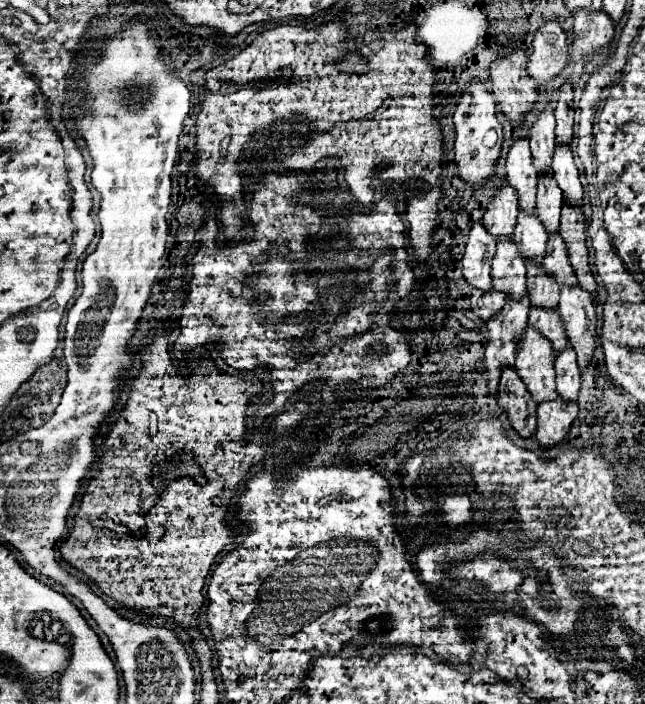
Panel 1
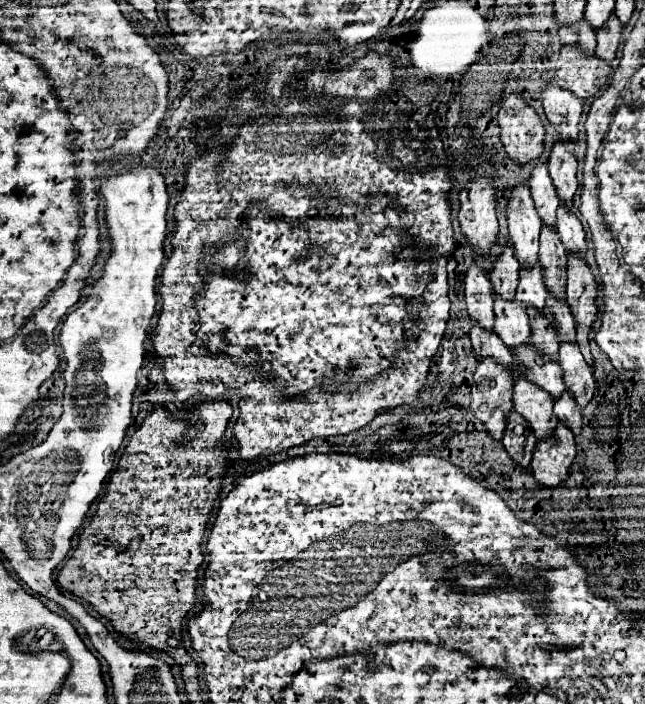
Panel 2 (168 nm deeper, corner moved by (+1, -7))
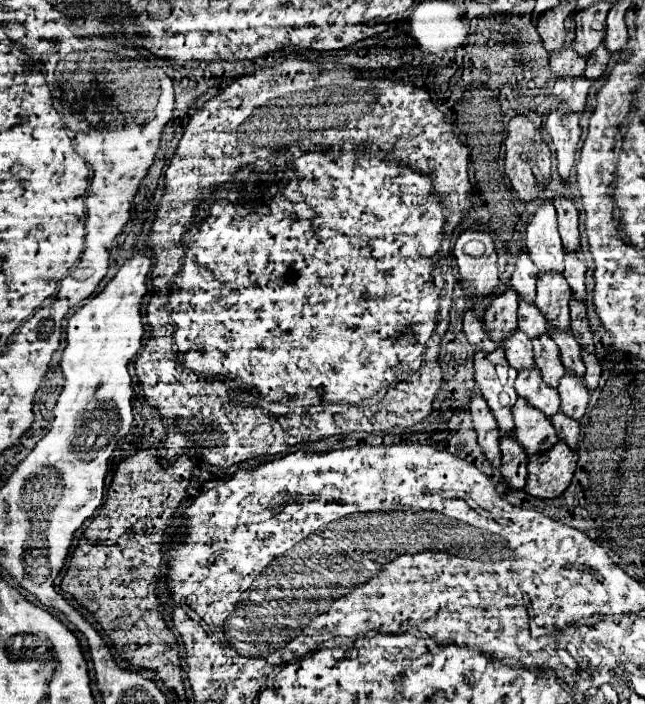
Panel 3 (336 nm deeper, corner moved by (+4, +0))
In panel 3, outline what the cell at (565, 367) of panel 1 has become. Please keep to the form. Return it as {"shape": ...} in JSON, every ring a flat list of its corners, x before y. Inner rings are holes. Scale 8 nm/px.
{"shape":[[562,410,552,416,552,424,554,424,556,432,558,432,558,438,564,440,564,442,568,442,568,446,576,448,578,434,580,434,580,424,574,418,566,416]]}

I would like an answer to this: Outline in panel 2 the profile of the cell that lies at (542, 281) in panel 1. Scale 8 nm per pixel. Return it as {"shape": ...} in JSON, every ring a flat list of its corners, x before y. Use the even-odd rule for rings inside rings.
{"shape":[[529,307,527,315,529,315,529,321,531,321,531,343,535,343,535,347,539,347,539,353,557,361,559,339,557,339,555,329,545,319,545,315,541,315,537,309]]}

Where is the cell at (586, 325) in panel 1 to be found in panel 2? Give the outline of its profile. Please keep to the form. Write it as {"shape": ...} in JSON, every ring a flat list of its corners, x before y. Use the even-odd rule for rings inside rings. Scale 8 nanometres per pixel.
{"shape":[[561,343,559,365,563,367,563,381,567,385,567,391,575,395,575,403,579,403,579,409,585,409,595,395,593,369,585,363,575,343]]}

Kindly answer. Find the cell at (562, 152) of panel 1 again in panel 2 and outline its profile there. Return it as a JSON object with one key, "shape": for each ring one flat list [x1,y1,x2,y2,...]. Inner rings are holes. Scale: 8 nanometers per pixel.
{"shape":[[559,205,557,209,557,231,559,231,559,239,565,245,565,251,579,251,579,255,583,255,585,259,585,251,587,251,587,239,585,239,585,231,579,223,579,219,575,215,571,215,563,205]]}

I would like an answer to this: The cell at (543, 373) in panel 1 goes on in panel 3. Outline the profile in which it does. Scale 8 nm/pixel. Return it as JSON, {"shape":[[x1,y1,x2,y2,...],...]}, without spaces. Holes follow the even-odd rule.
{"shape":[[518,398,512,406,514,414,514,436,524,446,528,454,546,452,556,444,558,434,550,422,550,418,534,408,528,400]]}

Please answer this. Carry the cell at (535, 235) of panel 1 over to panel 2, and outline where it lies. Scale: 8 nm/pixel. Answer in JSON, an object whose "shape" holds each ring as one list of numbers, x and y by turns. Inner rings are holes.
{"shape":[[539,265,527,267,519,271,519,287,515,299,527,307,535,307,537,311,543,311,543,303,547,299,547,291,543,285,543,271]]}

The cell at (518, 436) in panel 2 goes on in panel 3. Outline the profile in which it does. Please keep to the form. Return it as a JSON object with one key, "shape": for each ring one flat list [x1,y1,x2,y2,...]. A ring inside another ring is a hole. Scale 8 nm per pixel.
{"shape":[[500,436,500,450,502,450,502,466,500,472,510,488,522,490,526,484,526,464,528,464,528,454,516,442,514,436]]}

